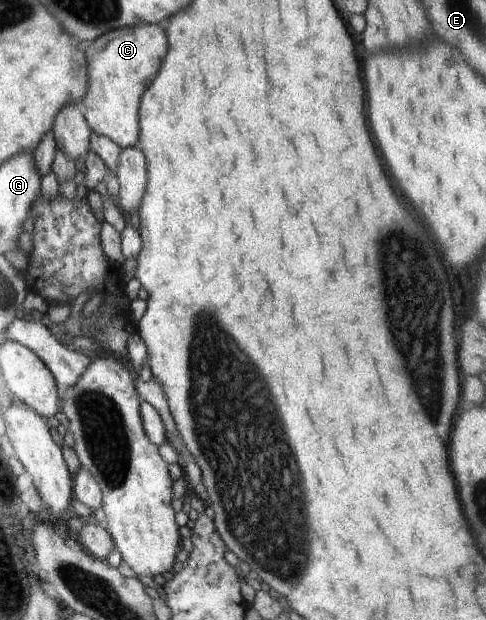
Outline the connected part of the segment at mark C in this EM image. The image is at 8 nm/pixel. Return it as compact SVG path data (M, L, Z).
M129 26L112 29L95 38L85 50L90 86L80 106L88 126L120 148L136 147L140 138L140 98L154 80L166 56L166 34L160 26Z

